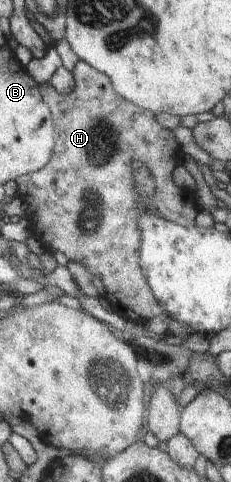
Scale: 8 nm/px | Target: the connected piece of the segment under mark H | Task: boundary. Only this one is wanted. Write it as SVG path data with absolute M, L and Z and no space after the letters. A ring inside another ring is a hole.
M79 60L74 69L75 88L71 94L61 94L52 84L40 85L44 101L51 106L57 131L55 152L51 162L38 171L19 177L17 198L22 200L26 208L28 219L32 225L32 236L41 241L49 251L60 251L68 260L82 262L104 285L108 303L118 315L136 324L145 324L162 313L166 313L164 306L158 301L151 285L148 283L141 266L141 231L135 219L139 211L139 196L135 188L132 163L144 162L155 177L157 190L151 198L155 210L160 217L170 222L188 226L196 226L196 213L200 205L197 194L188 188L181 188L174 183L172 173L182 160L187 158L181 145L171 130L162 127L154 112L137 106L116 93L111 77L100 70L94 69L87 61ZM132 121L140 121L144 129L148 129L148 137L144 145L130 145L126 127Z

